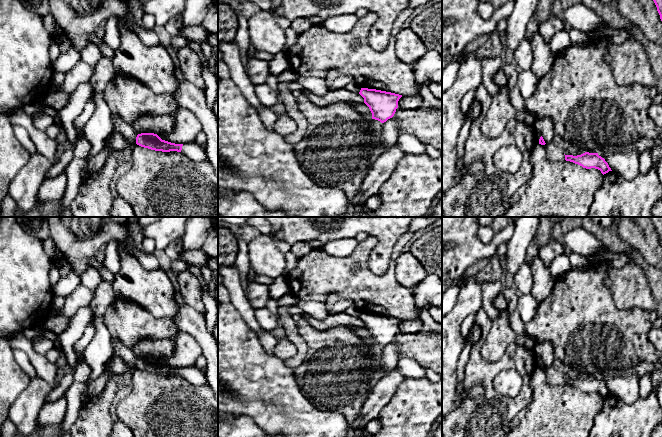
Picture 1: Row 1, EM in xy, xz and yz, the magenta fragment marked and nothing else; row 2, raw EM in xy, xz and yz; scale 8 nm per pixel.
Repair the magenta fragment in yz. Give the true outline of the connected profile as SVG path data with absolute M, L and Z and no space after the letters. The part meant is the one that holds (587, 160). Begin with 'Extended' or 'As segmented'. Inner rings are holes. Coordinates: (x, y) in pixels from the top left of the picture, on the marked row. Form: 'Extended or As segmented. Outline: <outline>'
As segmented. Outline: M585 152L577 156L565 155L565 160L578 164L586 169L598 169L603 175L612 171L605 159L599 156L598 153Z

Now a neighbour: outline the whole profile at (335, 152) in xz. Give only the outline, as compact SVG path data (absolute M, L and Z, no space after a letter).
M303 93L296 98L296 103L308 122L305 136L294 145L302 169L315 183L342 190L349 202L354 203L371 168L370 158L377 154L369 132L370 122L363 119L353 103L336 102L318 106Z

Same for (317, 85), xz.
M300 77L297 82L300 83L304 89L319 97L323 97L331 91L323 77Z

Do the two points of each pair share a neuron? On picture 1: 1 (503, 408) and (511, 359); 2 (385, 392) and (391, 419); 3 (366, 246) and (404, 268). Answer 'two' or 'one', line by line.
1: one
2: two
3: two

